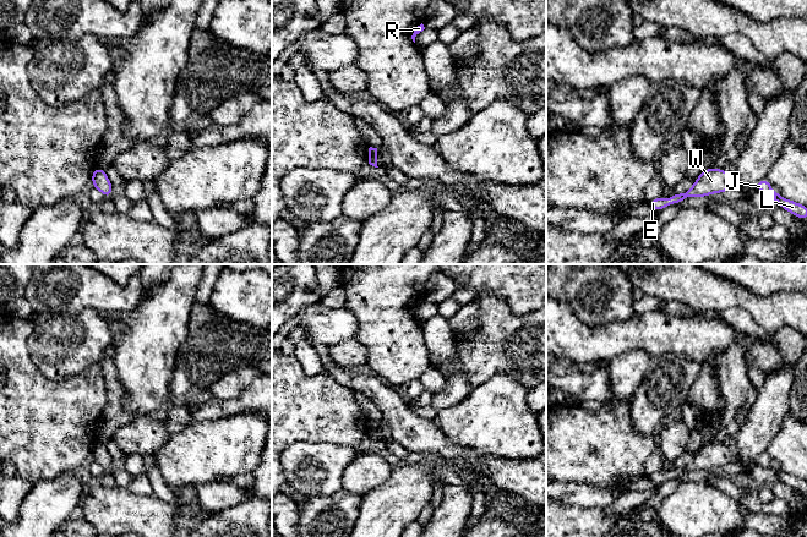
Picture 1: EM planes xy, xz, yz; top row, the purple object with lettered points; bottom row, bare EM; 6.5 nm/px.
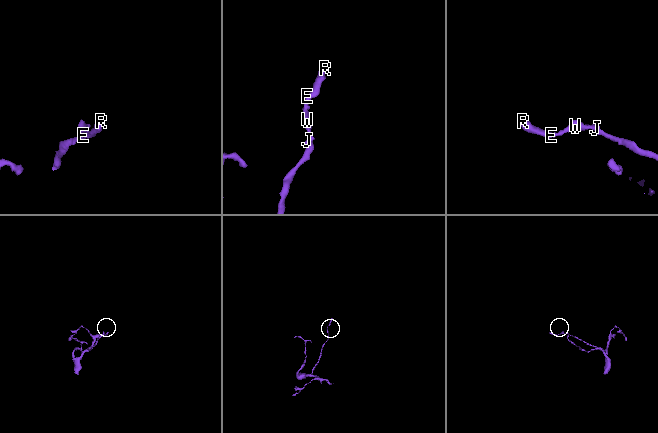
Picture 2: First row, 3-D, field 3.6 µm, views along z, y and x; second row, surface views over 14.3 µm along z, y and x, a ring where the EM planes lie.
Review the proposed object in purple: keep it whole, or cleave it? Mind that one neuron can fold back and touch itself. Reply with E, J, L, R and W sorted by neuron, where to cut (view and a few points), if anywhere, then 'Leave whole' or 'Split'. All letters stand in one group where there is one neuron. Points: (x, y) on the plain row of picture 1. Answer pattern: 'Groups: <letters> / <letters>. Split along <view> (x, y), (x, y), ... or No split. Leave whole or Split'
Groups: E J L R W. No split. Leave whole

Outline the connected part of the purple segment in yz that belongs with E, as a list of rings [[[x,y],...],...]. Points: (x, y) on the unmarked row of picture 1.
[[[704,443],[696,454],[694,459],[686,467],[674,467],[671,472],[659,471],[649,475],[648,478],[656,486],[660,486],[672,477],[680,478],[688,471],[708,471],[711,467],[720,467],[736,462],[738,462],[737,455],[732,453],[724,443]]]

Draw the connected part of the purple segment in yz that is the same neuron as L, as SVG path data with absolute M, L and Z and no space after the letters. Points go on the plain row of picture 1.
M767 453L760 454L756 459L756 464L760 465L763 467L773 467L774 476L776 476L779 478L779 481L781 481L785 484L790 486L791 488L801 492L802 494L807 494L807 481L781 471L779 467L776 467L773 464L773 461L770 460L770 456Z

